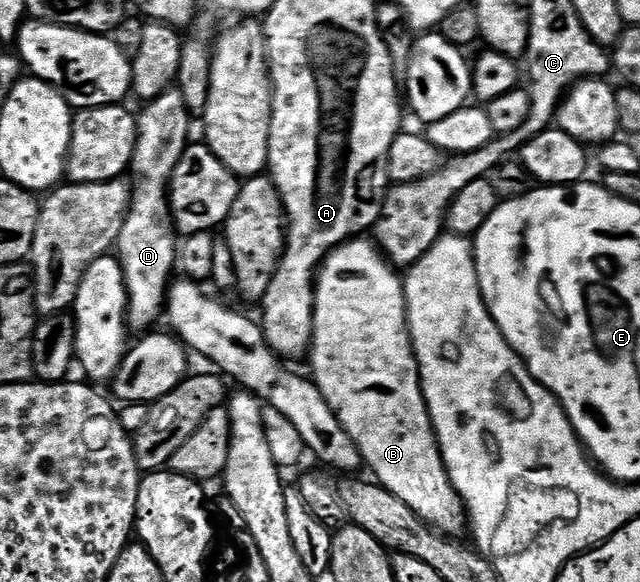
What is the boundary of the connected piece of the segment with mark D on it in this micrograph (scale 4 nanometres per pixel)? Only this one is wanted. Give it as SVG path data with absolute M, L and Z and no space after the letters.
M172 88L166 90L165 93L160 98L155 98L153 101L146 103L142 107L143 115L140 113L137 118L137 133L135 135L135 154L131 157L131 165L129 167L130 173L133 175L135 173L135 182L130 183L131 187L131 207L127 209L127 215L123 221L123 227L119 233L119 240L117 243L117 257L119 262L123 266L123 275L125 276L125 284L127 285L127 321L129 323L130 329L143 330L146 331L148 328L146 326L151 326L155 322L155 317L162 315L165 310L165 303L167 301L167 292L173 281L173 275L171 273L176 273L177 270L177 231L175 229L175 220L171 216L171 200L169 197L169 187L171 184L171 177L173 172L177 168L177 164L181 160L183 151L187 149L189 145L189 139L187 139L187 133L191 130L191 122L193 122L192 115L187 113L185 108L185 100L181 100L181 92L177 88Z

